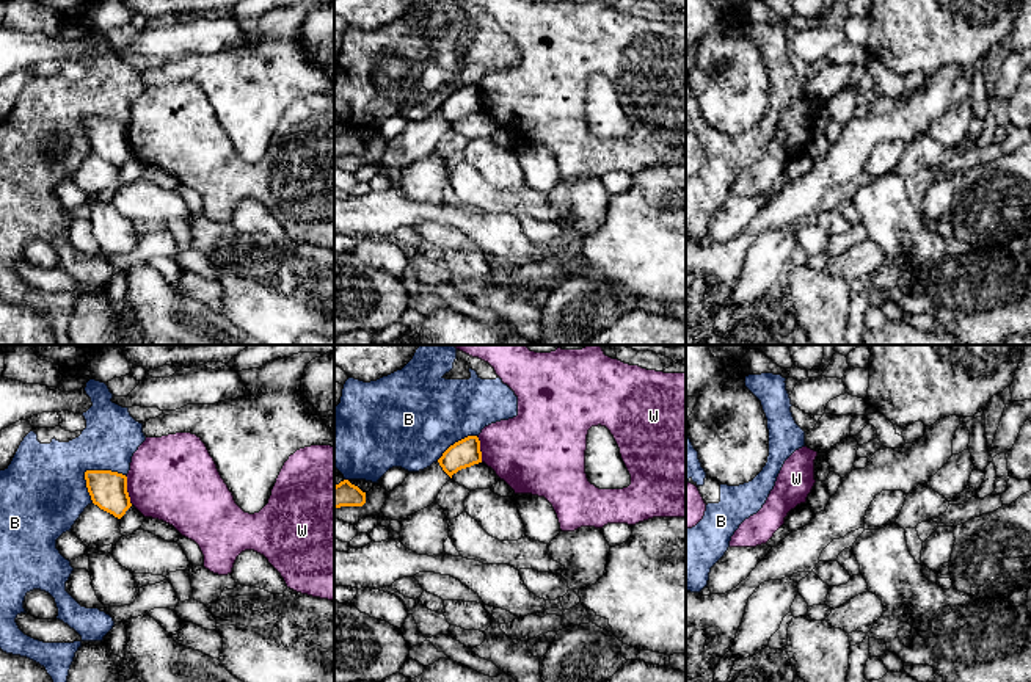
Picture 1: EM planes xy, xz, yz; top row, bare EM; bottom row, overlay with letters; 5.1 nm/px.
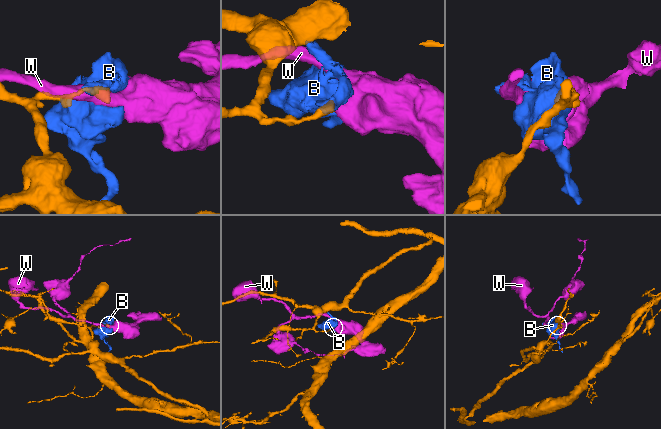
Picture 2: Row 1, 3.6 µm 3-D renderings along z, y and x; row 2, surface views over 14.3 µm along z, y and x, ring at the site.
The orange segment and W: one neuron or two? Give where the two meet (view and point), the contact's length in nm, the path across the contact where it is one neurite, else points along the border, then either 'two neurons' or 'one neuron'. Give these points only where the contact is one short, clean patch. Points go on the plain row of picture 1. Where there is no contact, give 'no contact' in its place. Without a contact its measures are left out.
contact xy (126, 140); length 150 nm; border xy (126, 126), (126, 140), (132, 152); two neurons

